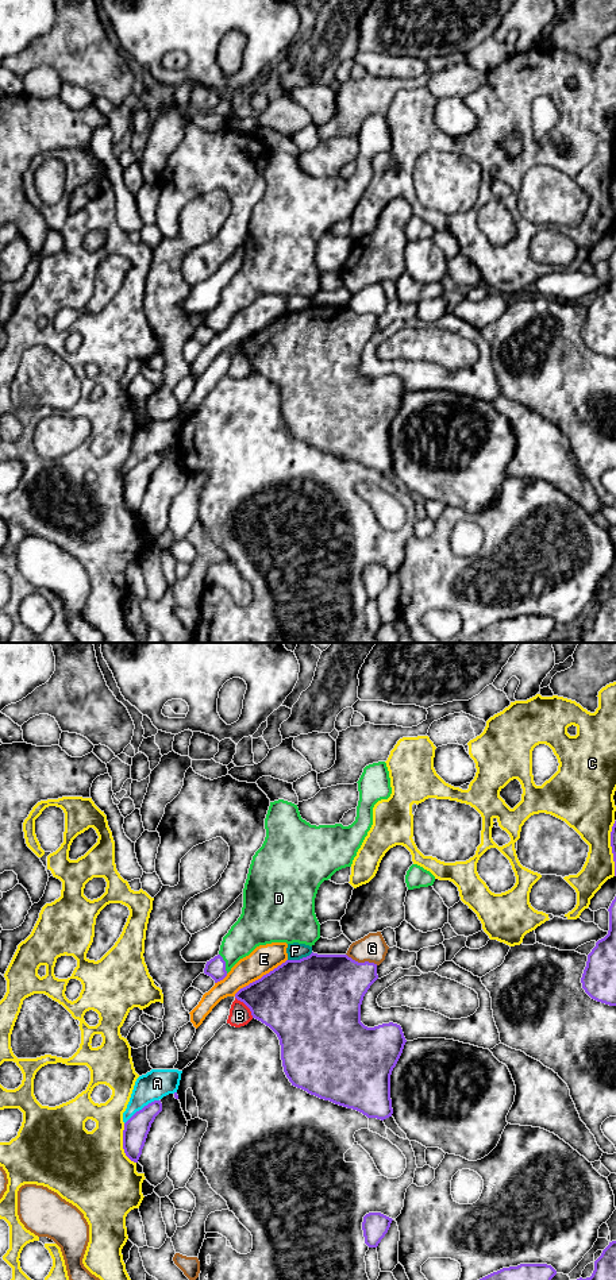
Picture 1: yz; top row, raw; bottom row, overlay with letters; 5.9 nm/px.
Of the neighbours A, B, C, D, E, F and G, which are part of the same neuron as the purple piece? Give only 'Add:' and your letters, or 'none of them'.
Add: D

